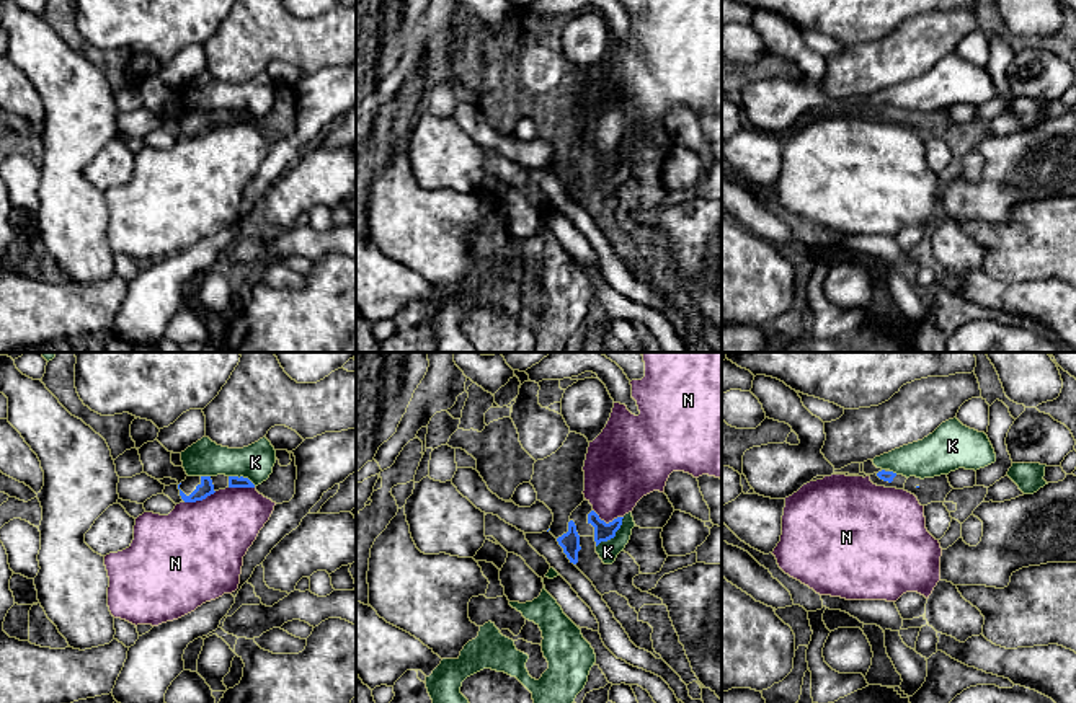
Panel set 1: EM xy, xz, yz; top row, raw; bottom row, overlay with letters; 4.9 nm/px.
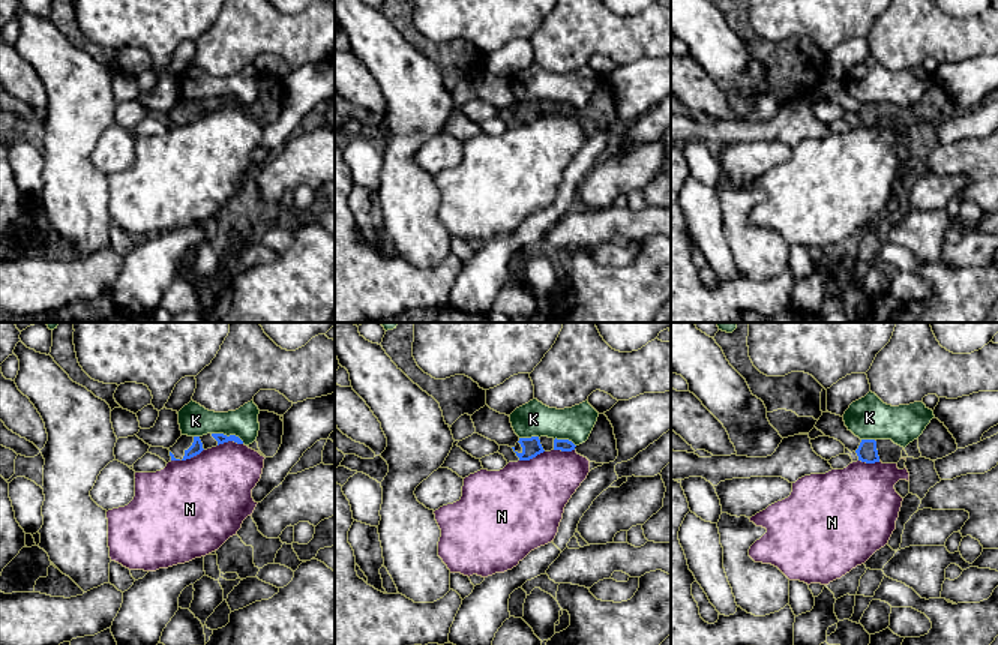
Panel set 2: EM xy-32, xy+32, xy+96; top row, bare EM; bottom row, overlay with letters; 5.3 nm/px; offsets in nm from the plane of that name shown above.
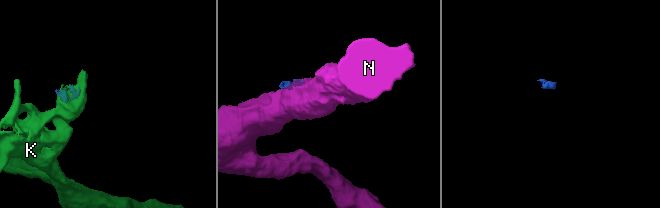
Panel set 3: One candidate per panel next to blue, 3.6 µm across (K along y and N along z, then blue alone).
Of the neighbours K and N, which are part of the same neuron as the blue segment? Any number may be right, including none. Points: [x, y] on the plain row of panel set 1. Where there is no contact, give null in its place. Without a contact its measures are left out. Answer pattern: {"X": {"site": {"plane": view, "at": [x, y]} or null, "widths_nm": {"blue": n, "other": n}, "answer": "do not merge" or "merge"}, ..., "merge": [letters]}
{"K": {"site": {"plane": "xz", "at": [614, 170]}, "widths_nm": {"blue": 90, "other": 100}, "answer": "do not merge"}, "N": {"site": {"plane": "xz", "at": [609, 157]}, "widths_nm": {"blue": 90, "other": 340}, "answer": "do not merge"}, "merge": []}

